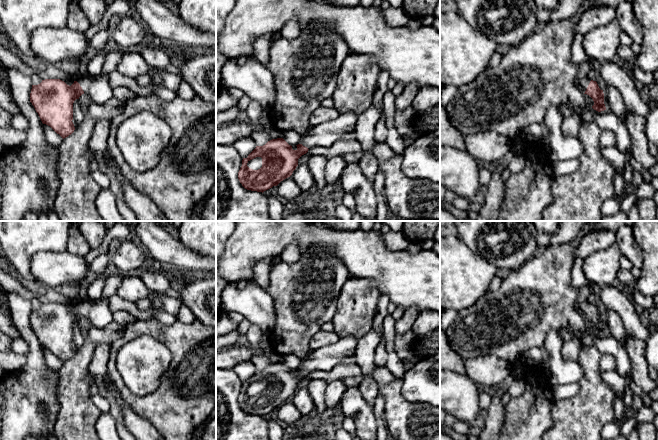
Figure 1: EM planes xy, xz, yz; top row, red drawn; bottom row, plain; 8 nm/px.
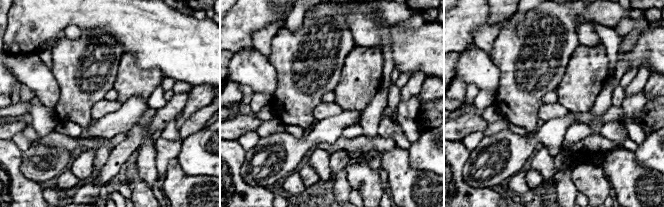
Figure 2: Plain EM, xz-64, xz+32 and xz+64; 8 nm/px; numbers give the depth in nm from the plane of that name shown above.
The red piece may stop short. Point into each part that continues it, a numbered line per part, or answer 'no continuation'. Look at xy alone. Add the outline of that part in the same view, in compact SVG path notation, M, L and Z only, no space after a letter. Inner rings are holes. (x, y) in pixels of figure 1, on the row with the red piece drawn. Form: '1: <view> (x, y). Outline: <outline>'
1: xy (97, 87). Outline: M108 73L97 76L86 74L76 80L82 87L84 94L90 96L93 102L103 104L113 97L113 89L108 80Z

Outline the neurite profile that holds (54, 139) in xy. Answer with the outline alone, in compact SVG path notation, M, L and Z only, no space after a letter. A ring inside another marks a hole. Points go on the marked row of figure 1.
M43 124L43 129L46 141L53 147L58 147L63 141L63 138L46 124Z

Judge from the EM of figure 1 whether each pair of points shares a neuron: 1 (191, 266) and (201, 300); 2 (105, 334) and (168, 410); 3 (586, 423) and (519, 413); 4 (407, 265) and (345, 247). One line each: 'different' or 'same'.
1: different
2: different
3: different
4: same

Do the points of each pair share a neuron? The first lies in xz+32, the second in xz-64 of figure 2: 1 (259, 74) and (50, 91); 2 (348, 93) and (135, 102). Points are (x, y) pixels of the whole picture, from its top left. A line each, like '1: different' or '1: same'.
1: same
2: different

